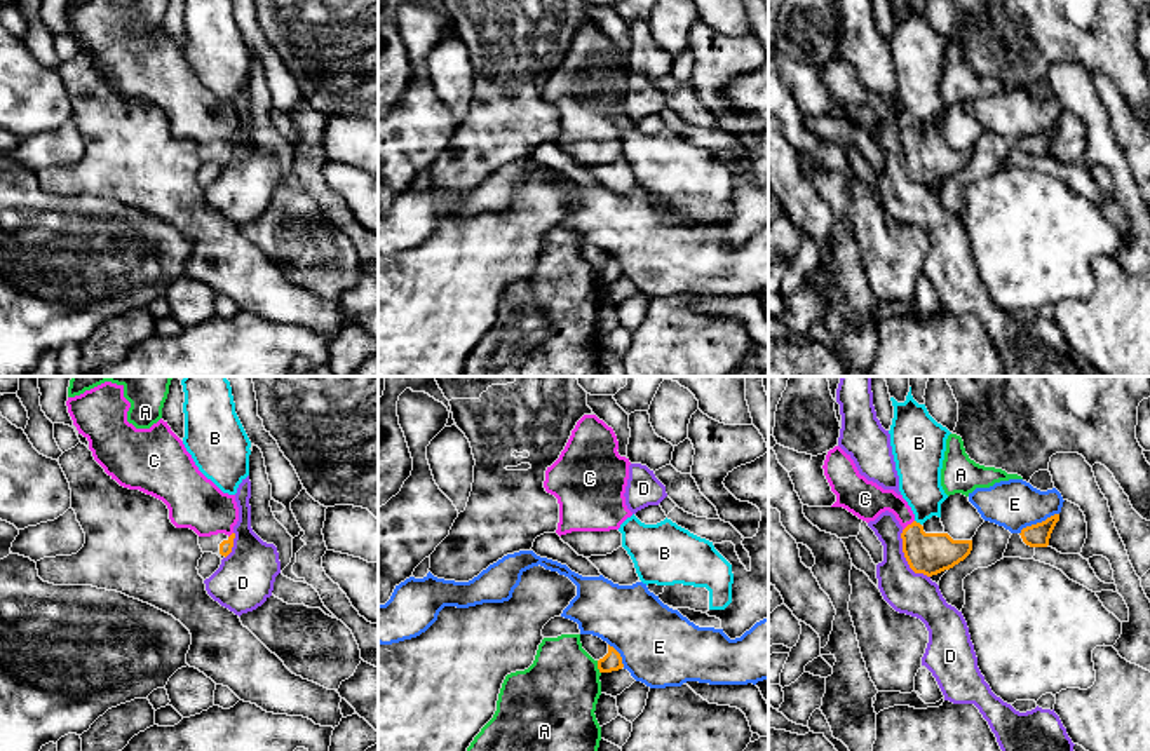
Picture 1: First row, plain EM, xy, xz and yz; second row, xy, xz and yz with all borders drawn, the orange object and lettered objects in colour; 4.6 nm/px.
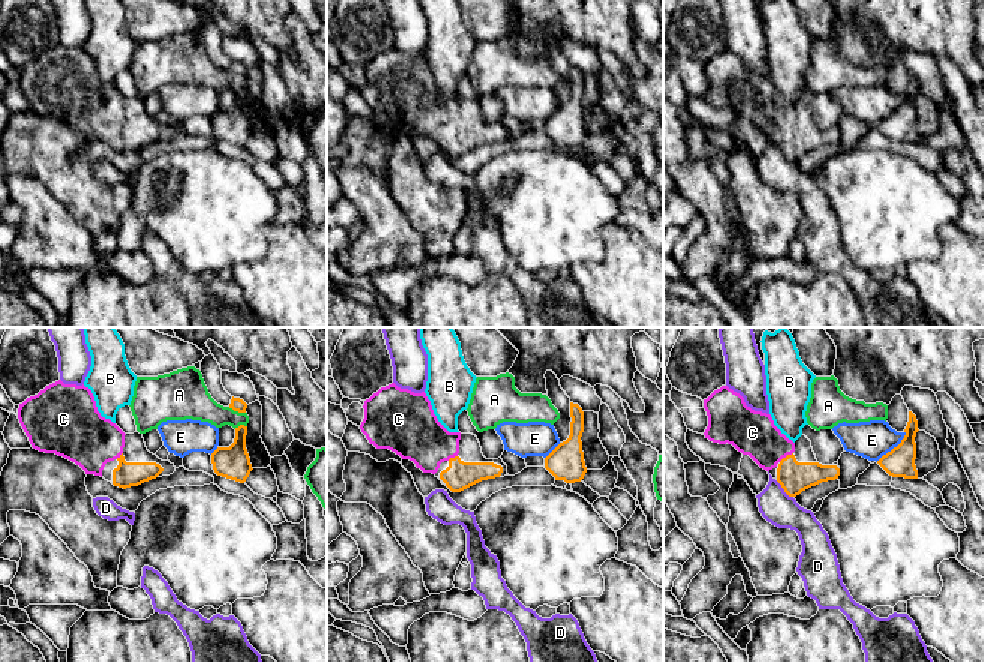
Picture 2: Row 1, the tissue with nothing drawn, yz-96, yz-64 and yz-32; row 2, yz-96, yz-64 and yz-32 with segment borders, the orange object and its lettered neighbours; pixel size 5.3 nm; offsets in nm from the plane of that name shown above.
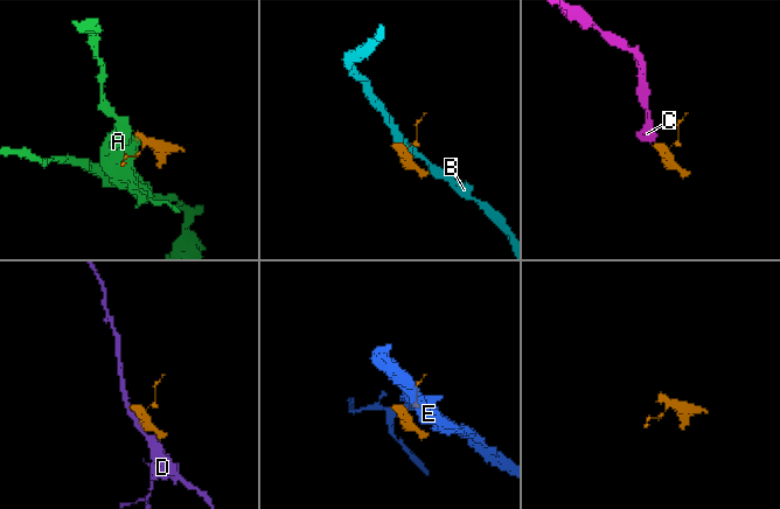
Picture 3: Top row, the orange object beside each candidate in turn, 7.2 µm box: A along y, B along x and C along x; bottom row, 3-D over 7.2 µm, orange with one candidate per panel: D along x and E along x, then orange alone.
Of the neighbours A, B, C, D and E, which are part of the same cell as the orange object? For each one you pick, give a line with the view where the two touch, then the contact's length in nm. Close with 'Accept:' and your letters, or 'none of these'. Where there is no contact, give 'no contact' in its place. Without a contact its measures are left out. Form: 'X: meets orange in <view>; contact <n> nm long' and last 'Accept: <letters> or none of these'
C: meets orange in yz; contact 80 nm long
Accept: C

